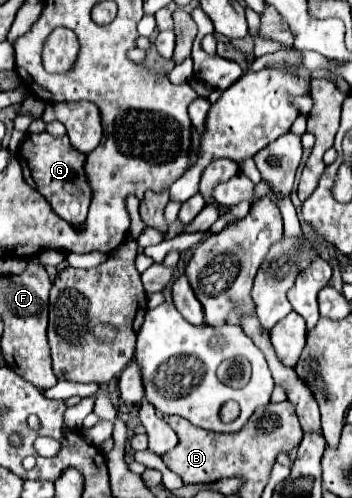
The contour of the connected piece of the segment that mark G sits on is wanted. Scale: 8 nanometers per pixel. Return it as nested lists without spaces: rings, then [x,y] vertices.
[[[48,132],[42,134],[26,134],[22,146],[16,152],[24,182],[38,190],[52,206],[52,210],[70,224],[82,224],[86,220],[86,212],[90,206],[90,184],[84,174],[86,156],[72,148],[68,136],[52,136]]]

